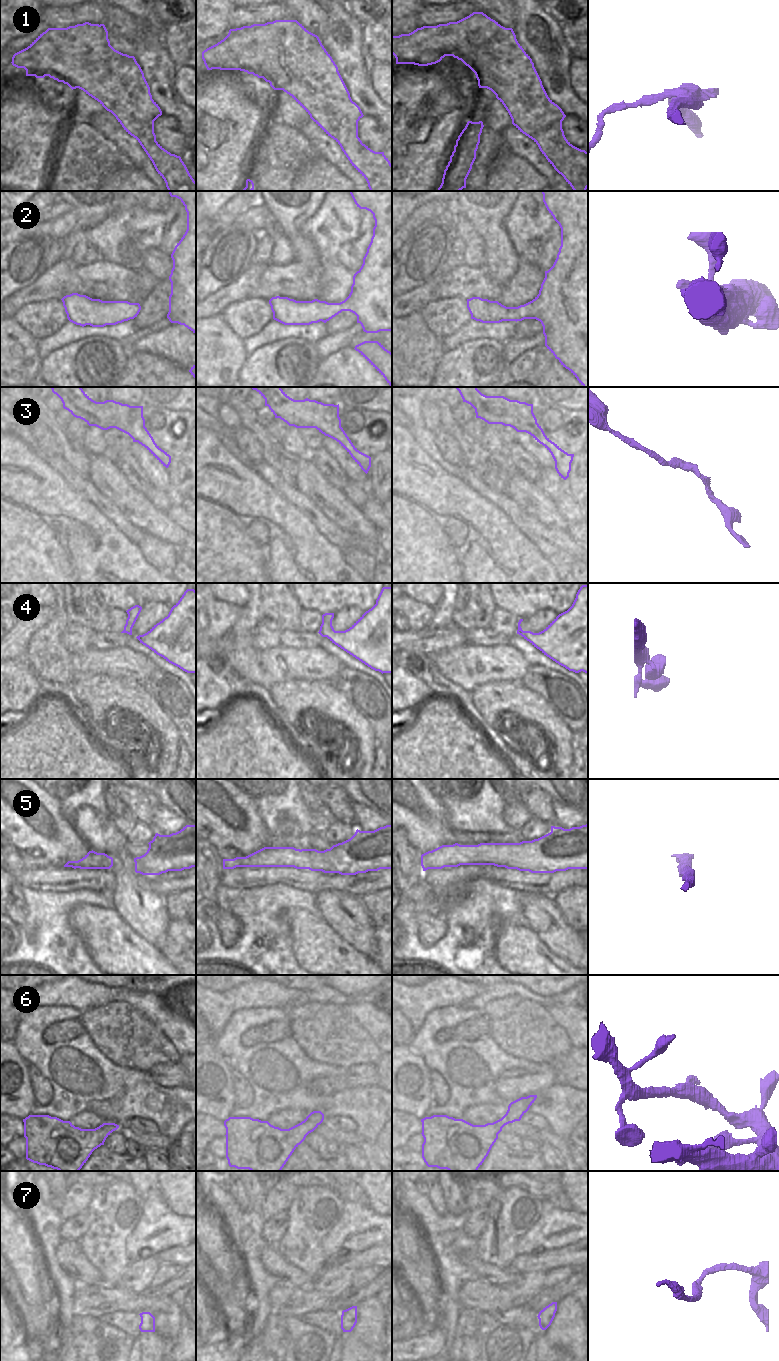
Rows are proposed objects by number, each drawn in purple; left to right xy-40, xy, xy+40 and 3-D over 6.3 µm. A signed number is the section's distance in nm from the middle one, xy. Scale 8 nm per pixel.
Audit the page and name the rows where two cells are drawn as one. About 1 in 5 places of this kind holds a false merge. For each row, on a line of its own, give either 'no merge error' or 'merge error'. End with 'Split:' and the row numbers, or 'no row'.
1: merge error
2: no merge error
3: no merge error
4: no merge error
5: no merge error
6: no merge error
7: no merge error
Split: 1

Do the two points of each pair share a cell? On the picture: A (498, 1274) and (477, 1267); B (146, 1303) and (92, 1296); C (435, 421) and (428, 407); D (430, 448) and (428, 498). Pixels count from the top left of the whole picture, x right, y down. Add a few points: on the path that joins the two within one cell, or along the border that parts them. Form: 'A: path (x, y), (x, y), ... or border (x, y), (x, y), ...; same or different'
A: path (493, 1274), (482, 1271); same
B: path (133, 1302), (120, 1299), (105, 1299); same
C: path (432, 418), (429, 410); same
D: border (414, 438), (446, 472); different

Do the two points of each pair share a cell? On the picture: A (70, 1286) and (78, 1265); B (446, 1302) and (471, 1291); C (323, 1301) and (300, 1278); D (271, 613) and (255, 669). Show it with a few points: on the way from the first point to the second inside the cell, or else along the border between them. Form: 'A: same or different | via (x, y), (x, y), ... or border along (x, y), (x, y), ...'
A: different | border along (58, 1261), (61, 1268), (79, 1285)
B: different | border along (472, 1278), (459, 1289), (460, 1307)
C: different | border along (286, 1281), (300, 1287), (309, 1287)
D: different | border along (260, 600), (259, 624)

